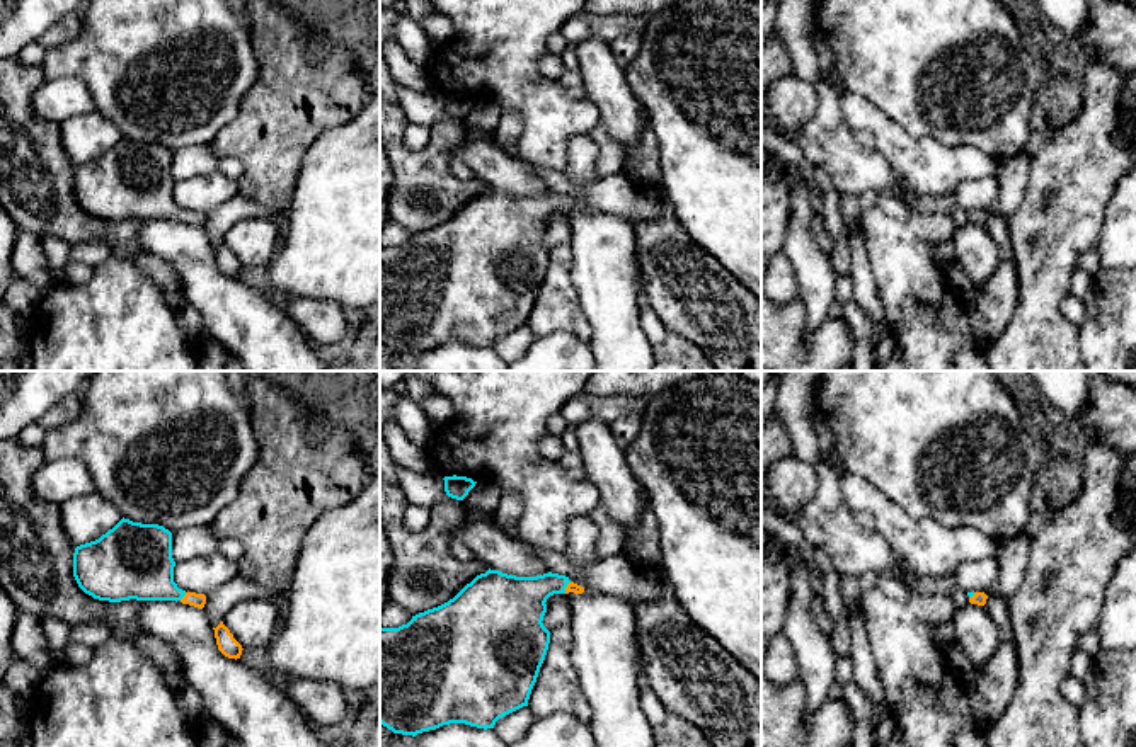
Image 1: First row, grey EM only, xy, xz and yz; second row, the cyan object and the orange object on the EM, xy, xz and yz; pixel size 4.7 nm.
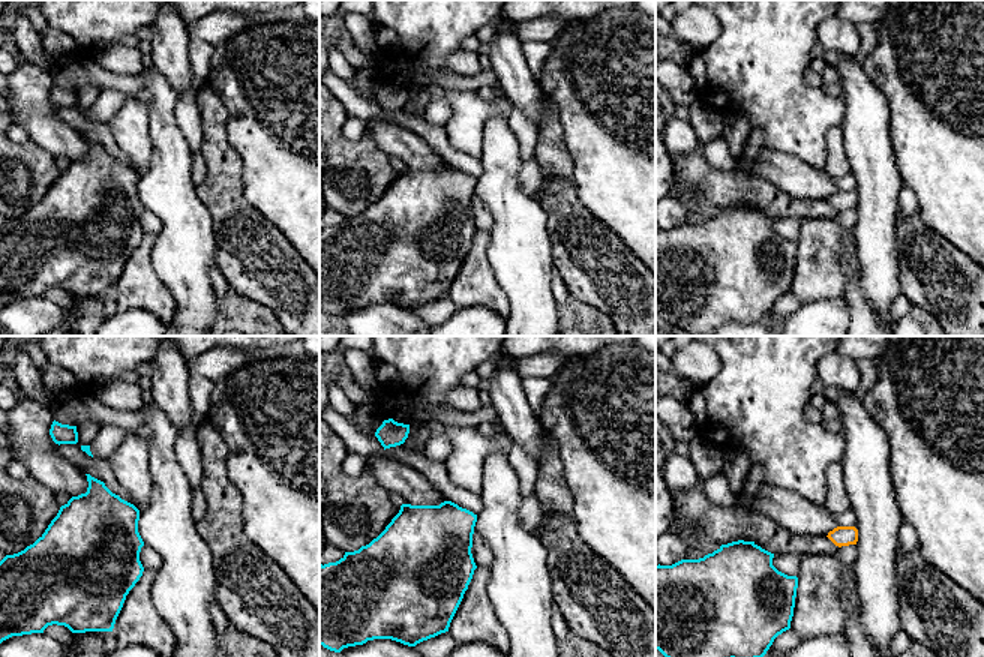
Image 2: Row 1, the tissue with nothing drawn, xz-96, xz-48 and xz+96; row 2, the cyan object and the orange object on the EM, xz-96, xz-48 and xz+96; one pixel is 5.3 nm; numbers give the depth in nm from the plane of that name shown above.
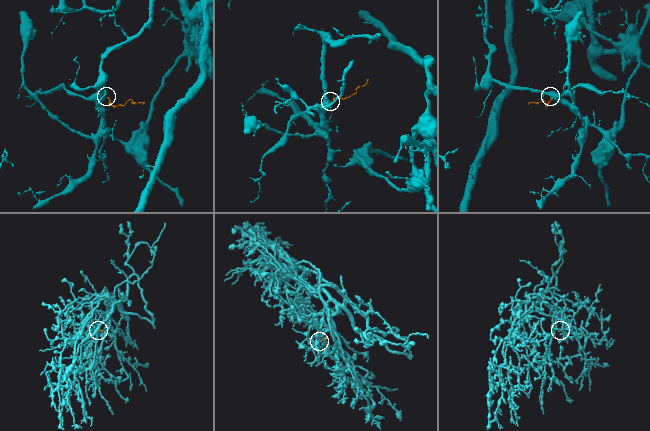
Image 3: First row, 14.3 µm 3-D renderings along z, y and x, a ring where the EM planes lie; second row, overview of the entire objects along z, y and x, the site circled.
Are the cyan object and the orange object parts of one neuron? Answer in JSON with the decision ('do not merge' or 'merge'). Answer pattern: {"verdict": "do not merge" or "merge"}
{"verdict": "merge"}

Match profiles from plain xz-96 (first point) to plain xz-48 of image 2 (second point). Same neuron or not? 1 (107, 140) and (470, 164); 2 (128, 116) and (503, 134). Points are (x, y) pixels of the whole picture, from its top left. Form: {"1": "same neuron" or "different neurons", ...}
{"1": "same neuron", "2": "different neurons"}

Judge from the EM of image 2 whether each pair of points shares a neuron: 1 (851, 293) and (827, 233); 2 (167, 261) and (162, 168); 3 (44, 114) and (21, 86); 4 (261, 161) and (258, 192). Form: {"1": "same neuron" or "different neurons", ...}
{"1": "different neurons", "2": "same neuron", "3": "same neuron", "4": "same neuron"}

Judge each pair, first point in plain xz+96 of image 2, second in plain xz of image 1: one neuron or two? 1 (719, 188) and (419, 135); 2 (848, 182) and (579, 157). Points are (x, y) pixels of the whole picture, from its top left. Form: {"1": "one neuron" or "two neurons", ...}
{"1": "two neurons", "2": "two neurons"}

